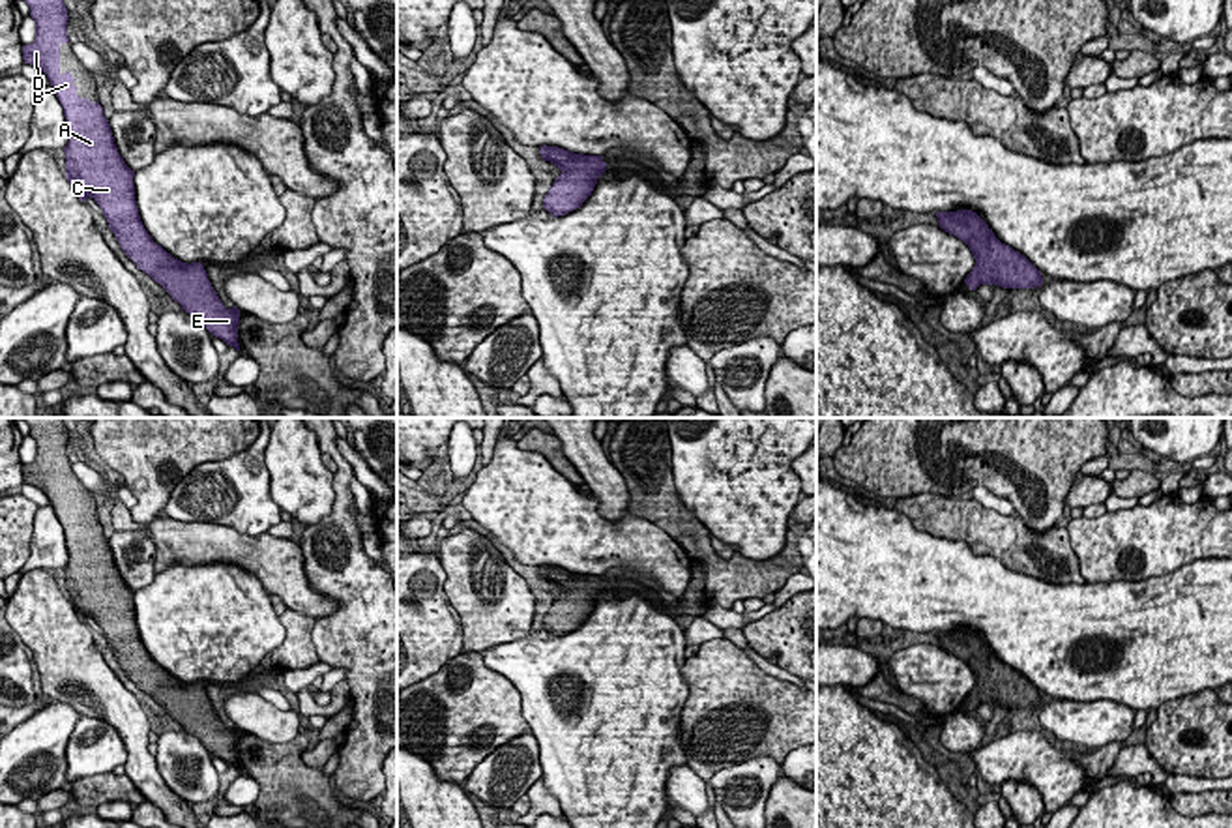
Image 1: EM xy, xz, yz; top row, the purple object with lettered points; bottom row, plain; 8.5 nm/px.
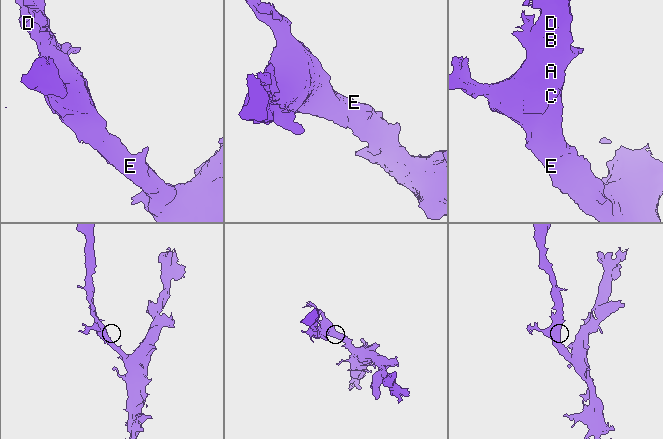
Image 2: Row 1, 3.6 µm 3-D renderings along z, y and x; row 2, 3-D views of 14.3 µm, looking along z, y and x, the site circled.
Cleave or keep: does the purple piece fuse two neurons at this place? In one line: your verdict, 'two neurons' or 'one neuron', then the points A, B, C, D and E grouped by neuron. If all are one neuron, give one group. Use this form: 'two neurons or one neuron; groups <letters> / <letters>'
one neuron; groups A B C D E

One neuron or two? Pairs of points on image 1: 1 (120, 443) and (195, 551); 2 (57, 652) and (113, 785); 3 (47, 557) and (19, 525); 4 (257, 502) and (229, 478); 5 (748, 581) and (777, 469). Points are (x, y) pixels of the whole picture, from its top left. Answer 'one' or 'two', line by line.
1: two
2: two
3: two
4: one
5: two

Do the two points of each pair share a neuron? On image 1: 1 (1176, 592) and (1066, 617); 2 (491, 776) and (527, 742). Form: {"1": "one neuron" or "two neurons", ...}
{"1": "one neuron", "2": "one neuron"}

